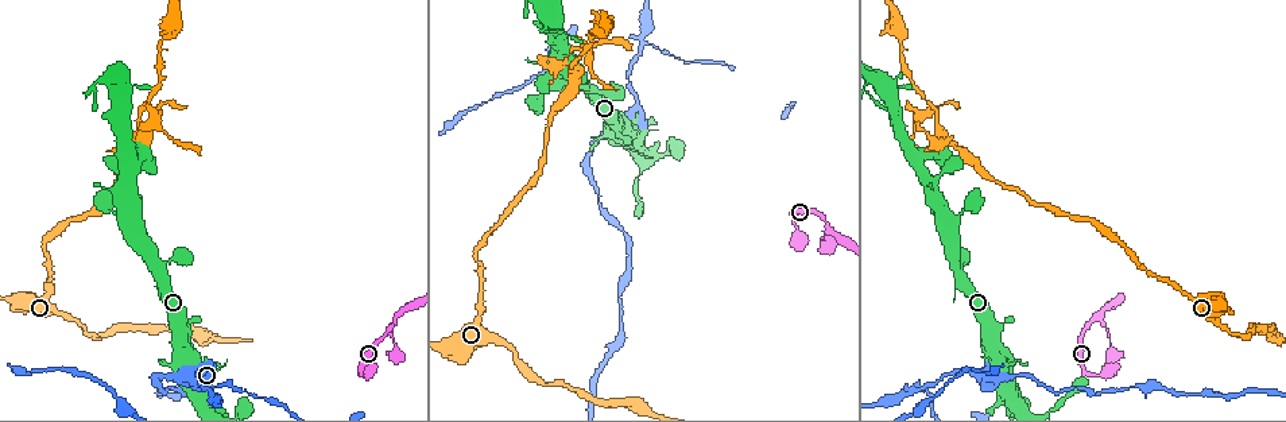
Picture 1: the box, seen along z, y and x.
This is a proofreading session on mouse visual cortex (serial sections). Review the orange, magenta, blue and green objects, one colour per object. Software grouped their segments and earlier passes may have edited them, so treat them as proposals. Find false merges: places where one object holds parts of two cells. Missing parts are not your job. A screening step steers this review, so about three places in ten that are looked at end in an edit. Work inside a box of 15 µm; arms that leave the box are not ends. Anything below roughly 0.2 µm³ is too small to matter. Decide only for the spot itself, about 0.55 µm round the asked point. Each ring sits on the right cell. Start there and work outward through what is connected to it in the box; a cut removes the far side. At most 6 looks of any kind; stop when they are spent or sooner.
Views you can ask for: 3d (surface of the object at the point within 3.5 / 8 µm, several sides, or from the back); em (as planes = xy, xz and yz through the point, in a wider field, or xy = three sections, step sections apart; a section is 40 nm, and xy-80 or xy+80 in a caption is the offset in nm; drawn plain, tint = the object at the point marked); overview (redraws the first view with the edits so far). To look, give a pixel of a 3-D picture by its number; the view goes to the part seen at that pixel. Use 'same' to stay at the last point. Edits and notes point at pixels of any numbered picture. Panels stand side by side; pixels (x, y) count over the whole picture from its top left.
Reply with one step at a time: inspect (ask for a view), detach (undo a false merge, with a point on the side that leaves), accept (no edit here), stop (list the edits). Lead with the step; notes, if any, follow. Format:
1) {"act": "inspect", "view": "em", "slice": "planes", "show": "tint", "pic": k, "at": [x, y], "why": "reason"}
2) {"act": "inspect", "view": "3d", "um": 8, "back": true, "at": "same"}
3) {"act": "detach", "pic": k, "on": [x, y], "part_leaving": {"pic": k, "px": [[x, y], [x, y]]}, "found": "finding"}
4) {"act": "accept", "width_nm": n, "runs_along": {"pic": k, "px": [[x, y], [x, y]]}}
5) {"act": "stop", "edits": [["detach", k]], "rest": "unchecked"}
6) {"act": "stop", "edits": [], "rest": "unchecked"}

{"act": "inspect", "view": "em", "slice": "xy", "step": 3, "show": "tint", "pic": 1, "at": [576, 71]}

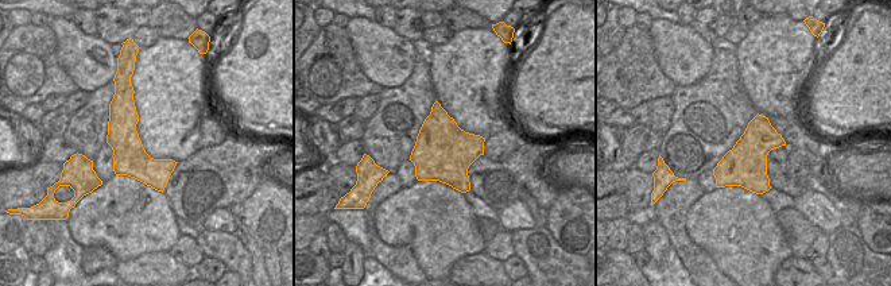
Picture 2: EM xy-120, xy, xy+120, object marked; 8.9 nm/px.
{"act": "inspect", "view": "3d", "um": 3.5, "at": "same", "why": "wider look"}

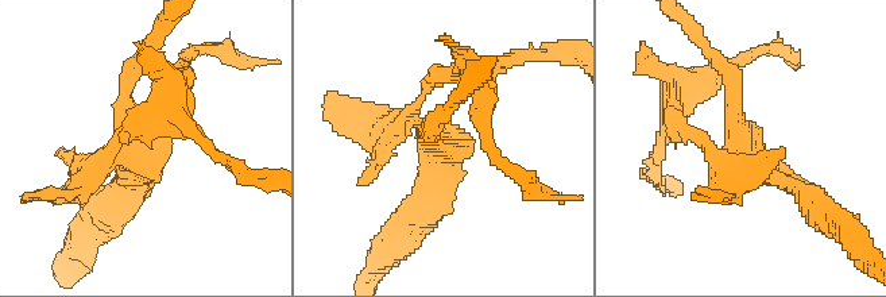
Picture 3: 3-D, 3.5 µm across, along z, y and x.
{"act": "accept", "width_nm": 500, "runs_along": {"pic": 2, "px": [[130, 89], [124, 142], [161, 186]]}, "found": "all the same cell"}

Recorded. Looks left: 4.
{"act": "inspect", "view": "3d", "um": 3.5, "back": true, "pic": 1, "at": [918, 390], "why": "arms part here"}

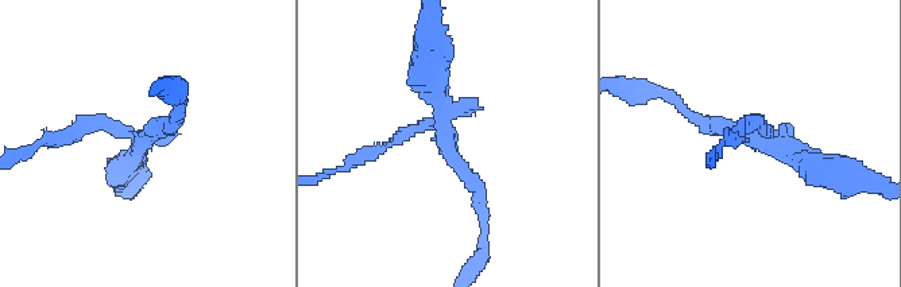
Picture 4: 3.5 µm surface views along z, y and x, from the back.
{"act": "inspect", "view": "em", "slice": "xy", "step": 5, "show": "tint", "pic": 4, "at": [135, 135]}

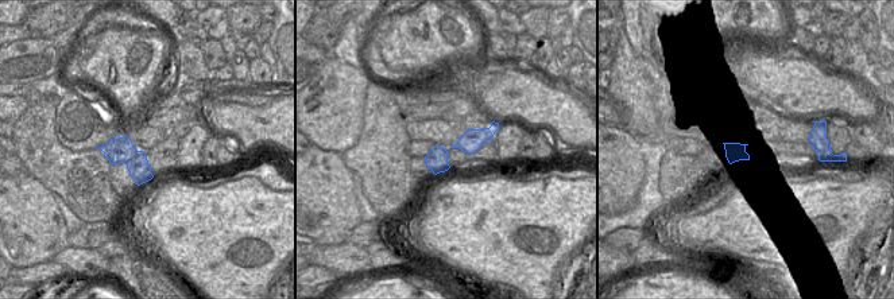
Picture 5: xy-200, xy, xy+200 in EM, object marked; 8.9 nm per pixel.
{"act": "detach", "pic": 4, "on": [750, 121], "part_leaving": {"pic": 4, "px": [[769, 132], [745, 124], [714, 154]]}, "found": "two cells meet here"}

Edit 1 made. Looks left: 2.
{"act": "stop", "edits": [["detach", 4]], "rest": "unchecked"}

